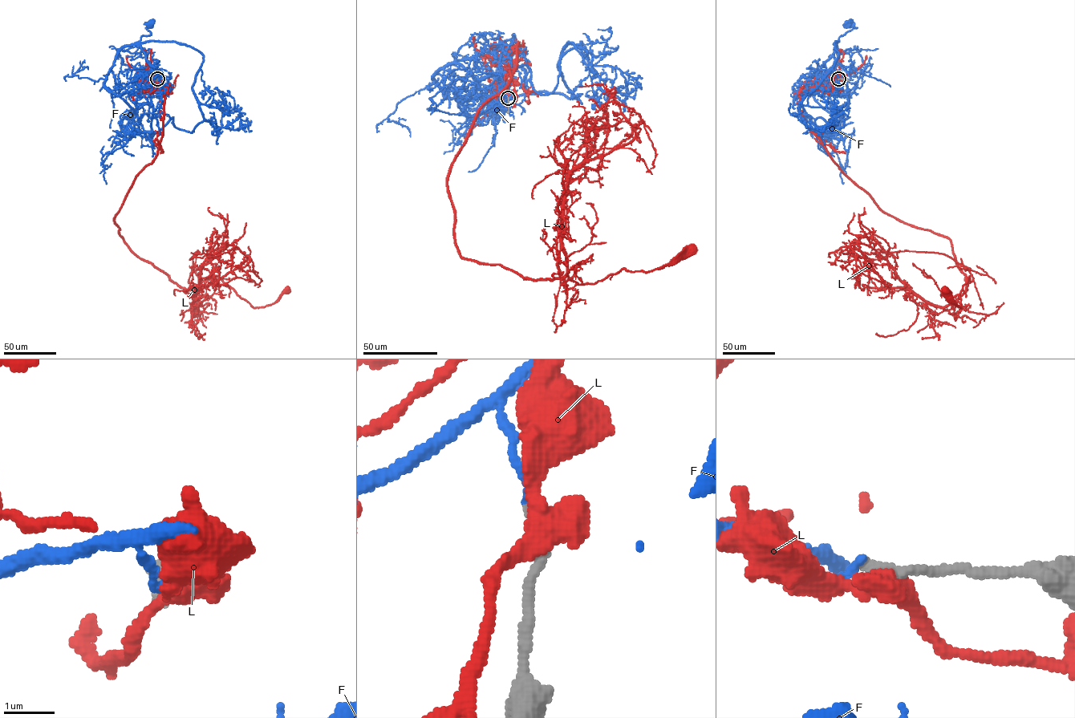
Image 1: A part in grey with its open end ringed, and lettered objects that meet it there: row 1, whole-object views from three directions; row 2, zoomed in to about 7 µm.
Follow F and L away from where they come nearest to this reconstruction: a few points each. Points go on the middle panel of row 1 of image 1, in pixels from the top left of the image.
F: (508, 97), (509, 90), (502, 89), (477, 95), (498, 107), (492, 120), (495, 123), (497, 117), (496, 109)
L: (508, 98), (517, 42), (509, 83), (480, 107), (448, 176), (462, 257), (594, 284), (692, 249)

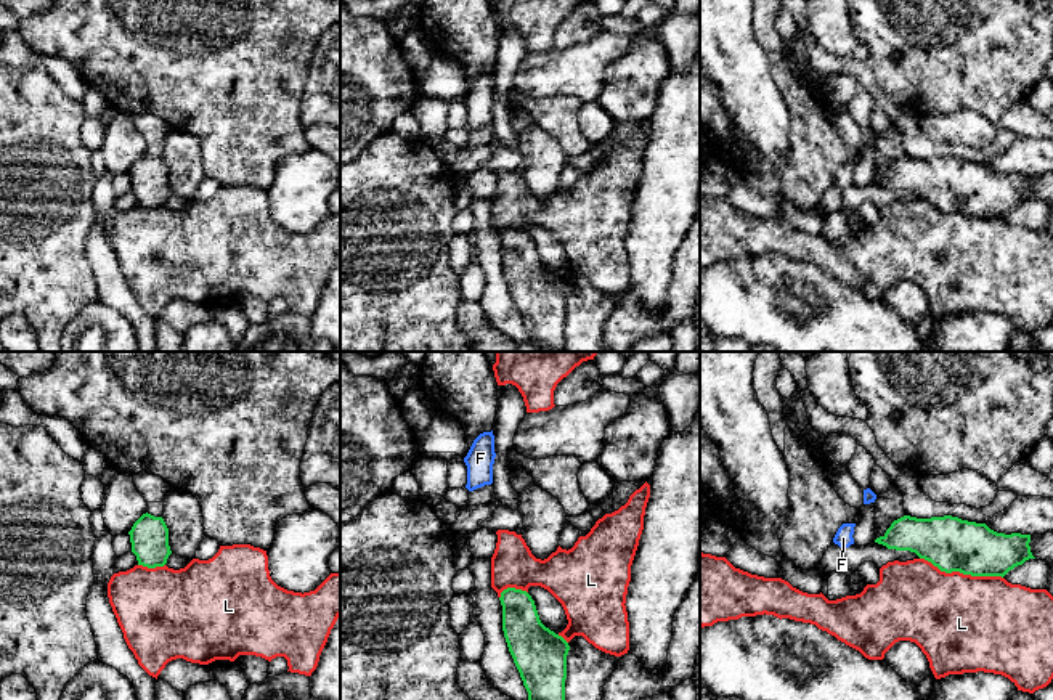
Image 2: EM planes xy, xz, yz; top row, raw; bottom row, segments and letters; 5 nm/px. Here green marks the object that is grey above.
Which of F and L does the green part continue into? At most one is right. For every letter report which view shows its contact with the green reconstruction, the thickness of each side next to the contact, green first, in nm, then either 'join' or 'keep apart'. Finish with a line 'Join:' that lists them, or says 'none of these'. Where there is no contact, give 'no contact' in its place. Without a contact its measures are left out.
F: no contact | keep apart
L: yz | 280/480 nm | keep apart
Join: none of these

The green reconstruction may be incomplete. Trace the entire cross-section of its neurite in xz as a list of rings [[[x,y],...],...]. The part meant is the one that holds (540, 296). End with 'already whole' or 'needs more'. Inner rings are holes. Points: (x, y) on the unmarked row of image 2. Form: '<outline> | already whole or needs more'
[[[507,228],[501,233],[502,271],[528,332],[528,342],[547,352],[565,347],[568,283],[546,268],[526,231]]] | already whole

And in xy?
[[[143,154],[128,175],[138,206],[156,209],[167,204],[172,191],[169,186],[169,169],[162,157]]] | already whole

